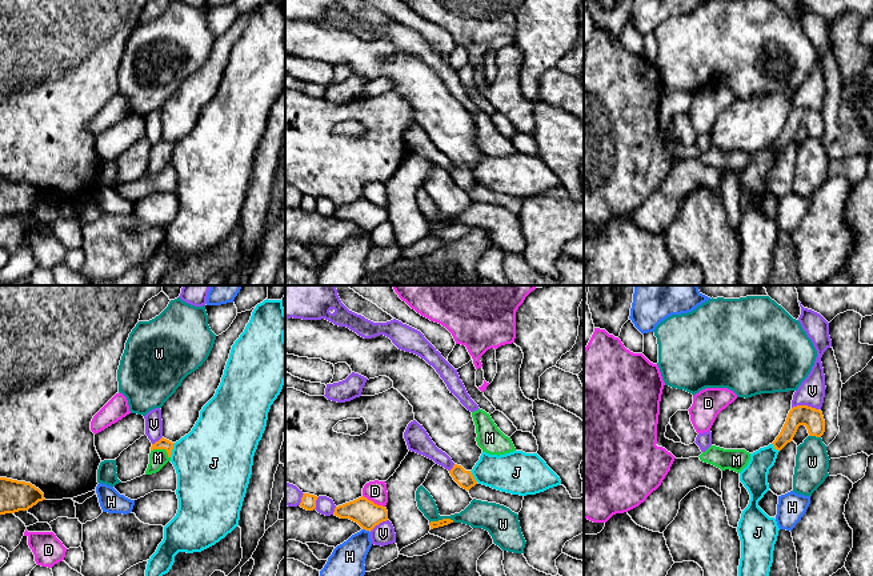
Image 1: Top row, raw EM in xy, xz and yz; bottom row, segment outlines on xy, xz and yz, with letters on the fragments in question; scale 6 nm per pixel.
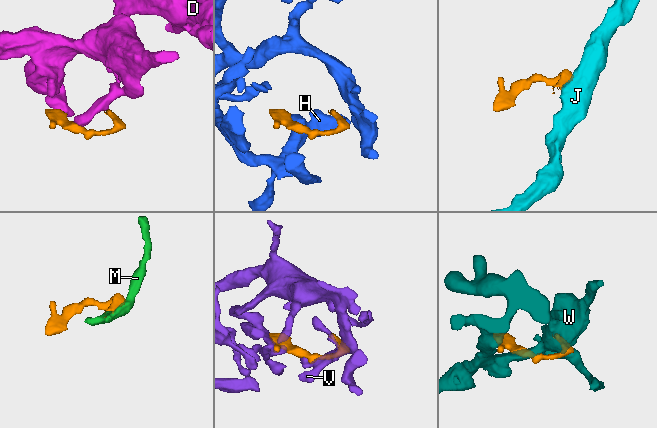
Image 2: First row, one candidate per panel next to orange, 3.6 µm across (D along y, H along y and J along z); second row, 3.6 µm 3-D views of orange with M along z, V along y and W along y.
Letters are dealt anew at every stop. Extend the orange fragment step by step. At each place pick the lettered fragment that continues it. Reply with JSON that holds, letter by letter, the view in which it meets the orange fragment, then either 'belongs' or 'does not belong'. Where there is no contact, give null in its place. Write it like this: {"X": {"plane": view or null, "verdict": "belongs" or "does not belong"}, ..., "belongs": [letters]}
{"D": {"plane": "xz", "verdict": "does not belong"}, "H": {"plane": "xz", "verdict": "does not belong"}, "J": {"plane": "xy", "verdict": "does not belong"}, "M": {"plane": "xy", "verdict": "belongs"}, "V": {"plane": "yz", "verdict": "does not belong"}, "W": {"plane": "xz", "verdict": "does not belong"}, "belongs": ["M"]}

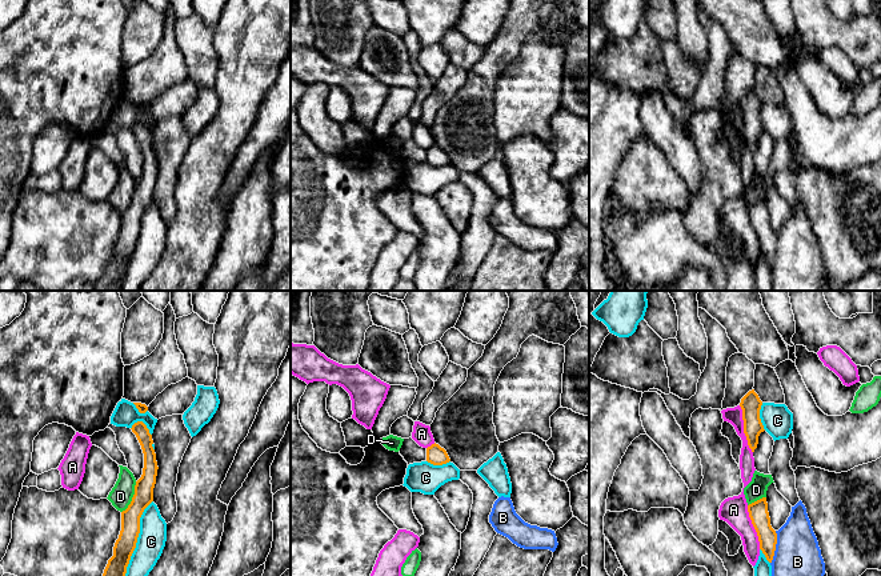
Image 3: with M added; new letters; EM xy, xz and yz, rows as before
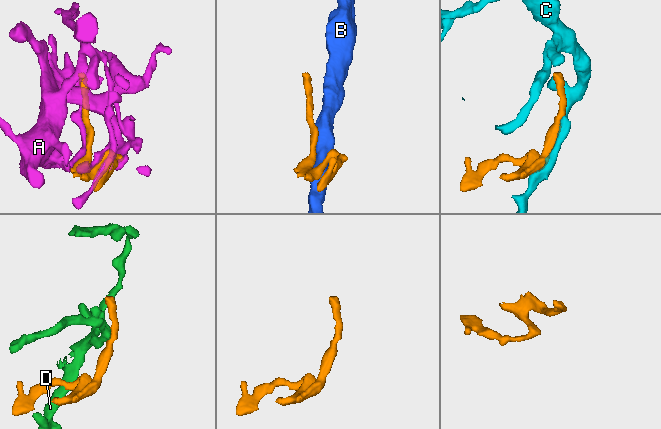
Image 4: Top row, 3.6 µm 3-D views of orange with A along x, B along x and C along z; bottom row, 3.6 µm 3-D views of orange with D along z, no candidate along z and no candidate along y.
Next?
{"A": {"plane": "yz", "verdict": "does not belong"}, "B": {"plane": "yz", "verdict": "does not belong"}, "C": {"plane": "xy", "verdict": "does not belong"}, "D": {"plane": "xy", "verdict": "does not belong"}, "belongs": []}

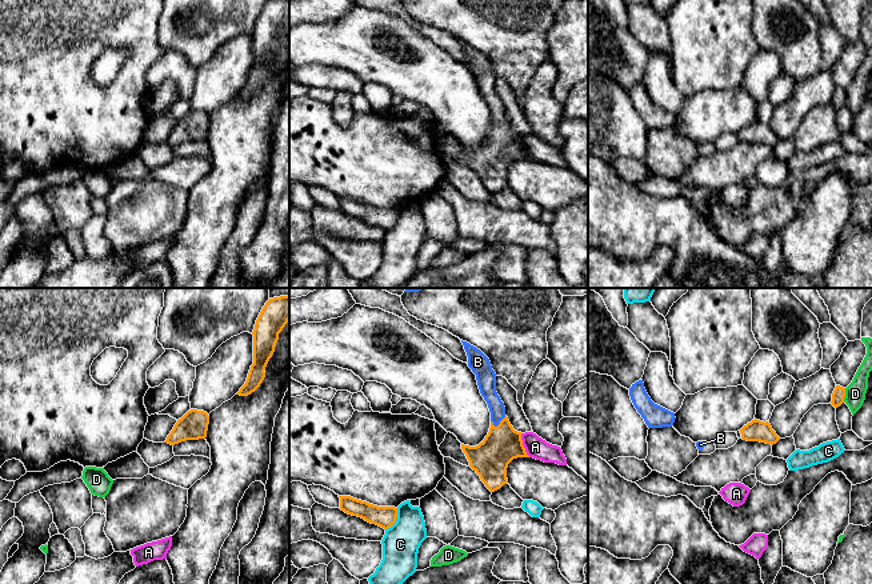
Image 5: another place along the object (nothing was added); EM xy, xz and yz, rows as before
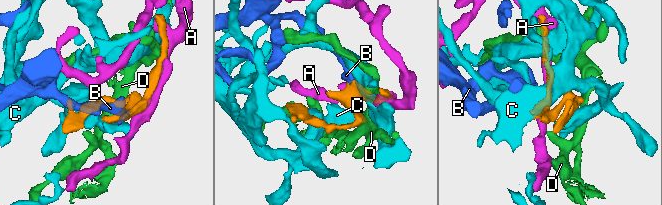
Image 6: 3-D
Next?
{"A": {"plane": "xz", "verdict": "does not belong"}, "B": {"plane": "xz", "verdict": "belongs"}, "C": {"plane": "xz", "verdict": "does not belong"}, "D": {"plane": "yz", "verdict": "does not belong"}, "belongs": ["B"]}

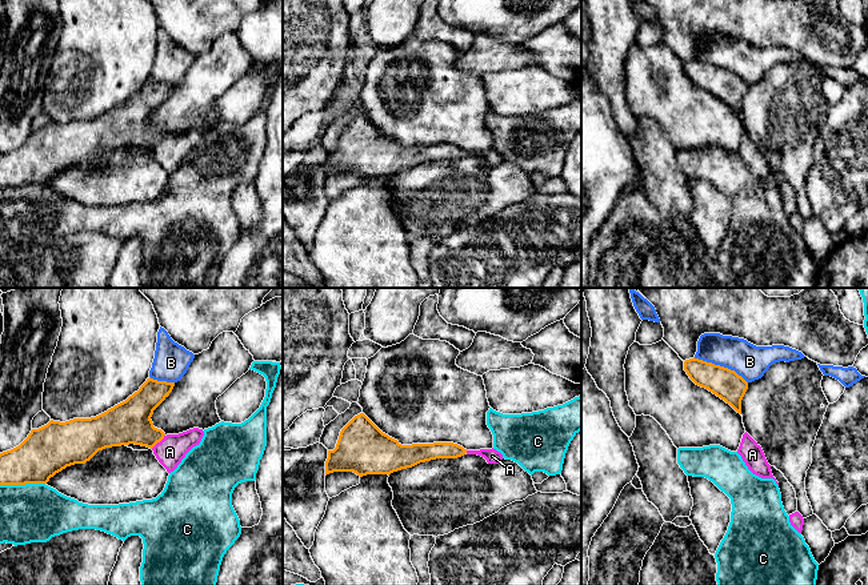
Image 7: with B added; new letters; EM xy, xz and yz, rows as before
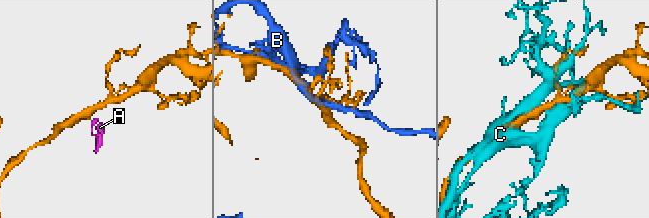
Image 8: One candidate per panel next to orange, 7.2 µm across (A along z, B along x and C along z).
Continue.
{"A": {"plane": "xy", "verdict": "does not belong"}, "B": {"plane": "yz", "verdict": "does not belong"}, "C": {"plane": "xy", "verdict": "does not belong"}, "belongs": []}

